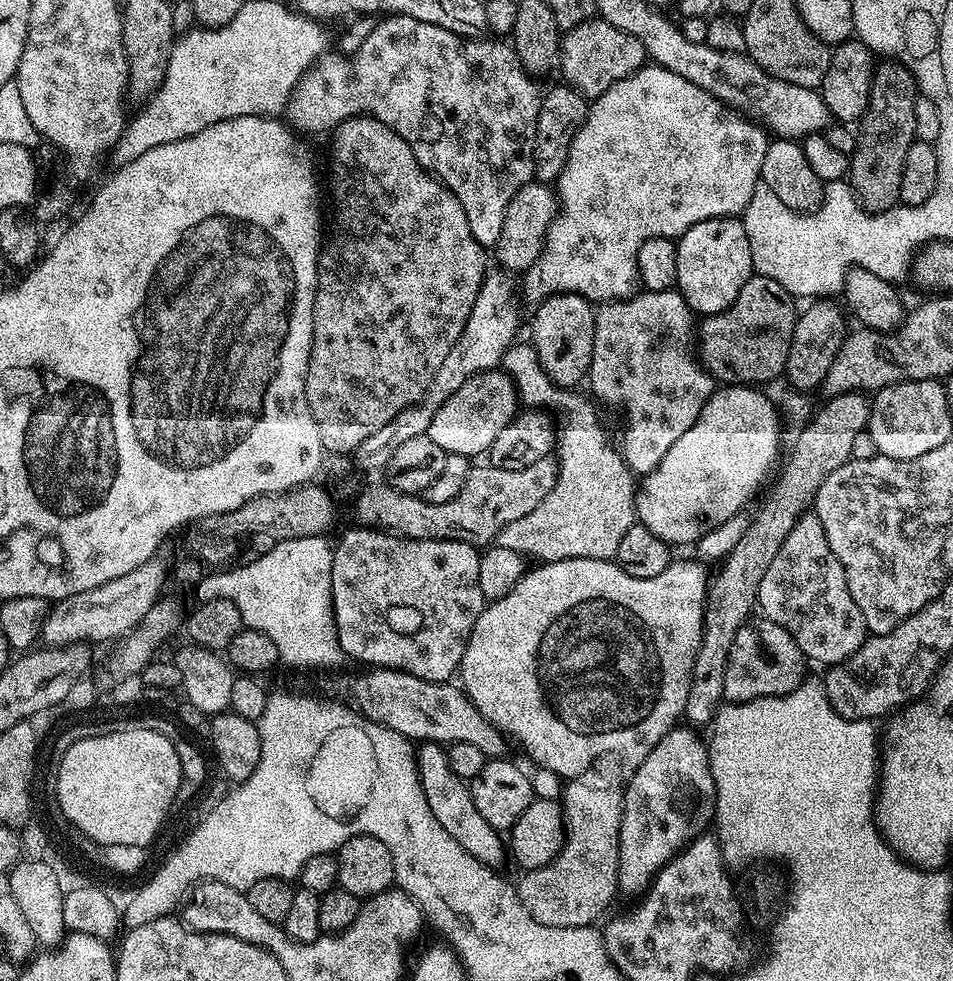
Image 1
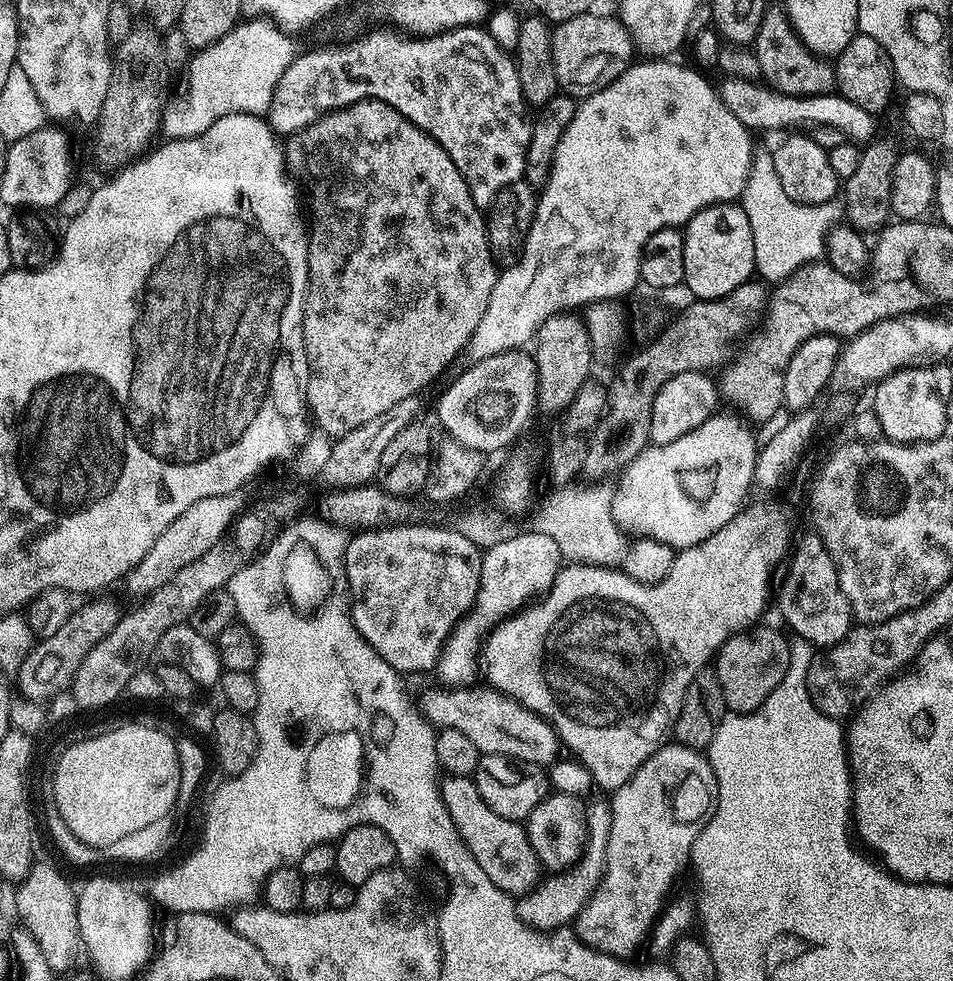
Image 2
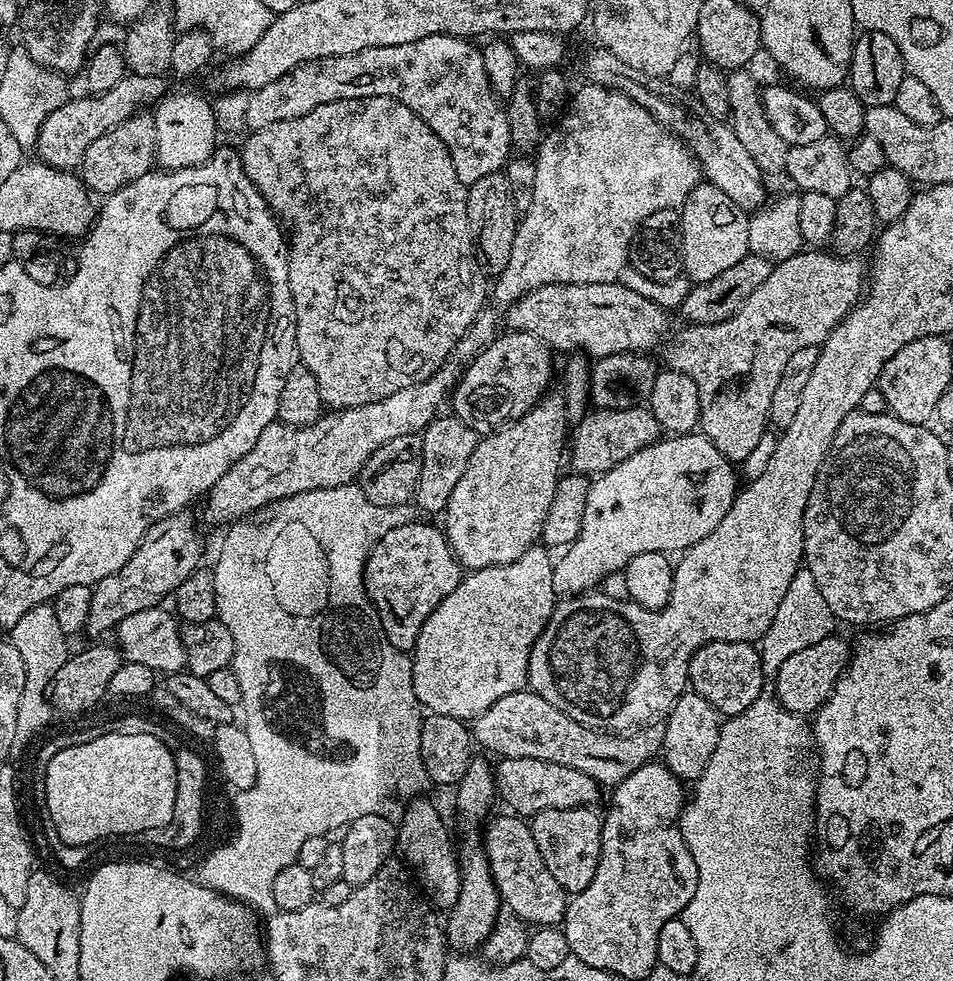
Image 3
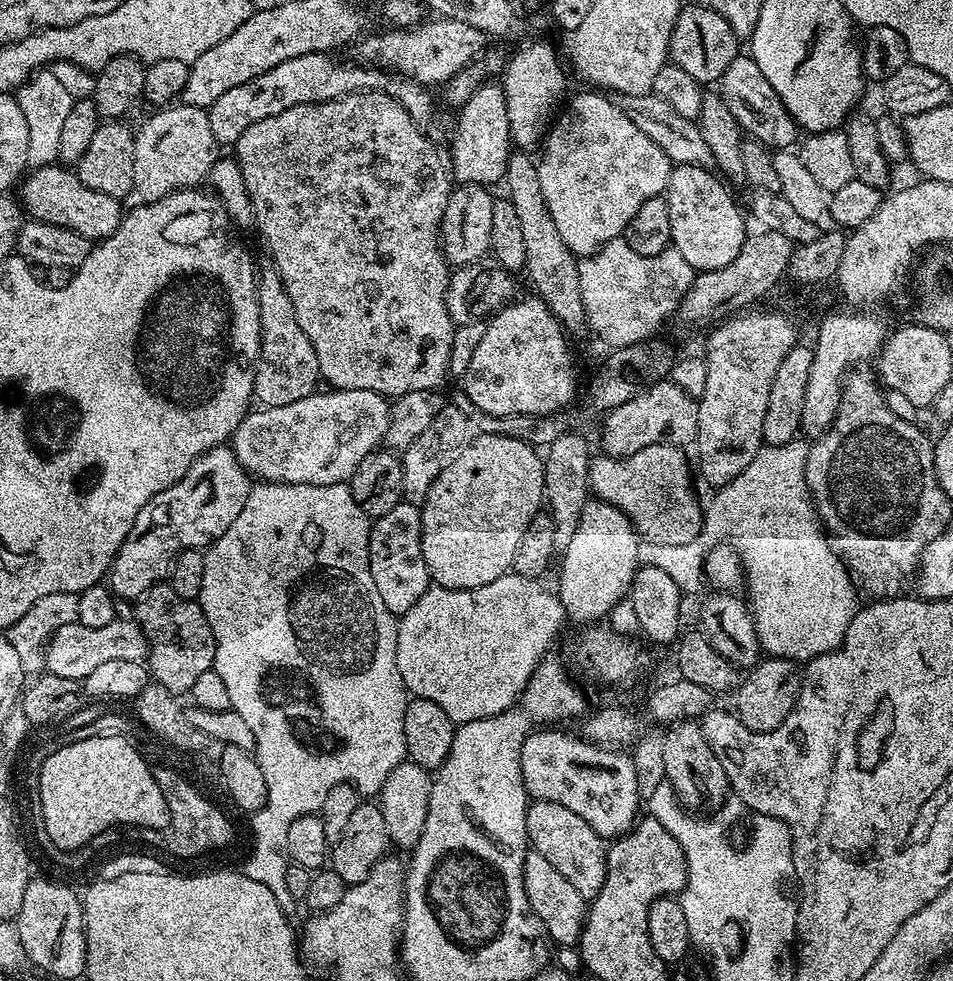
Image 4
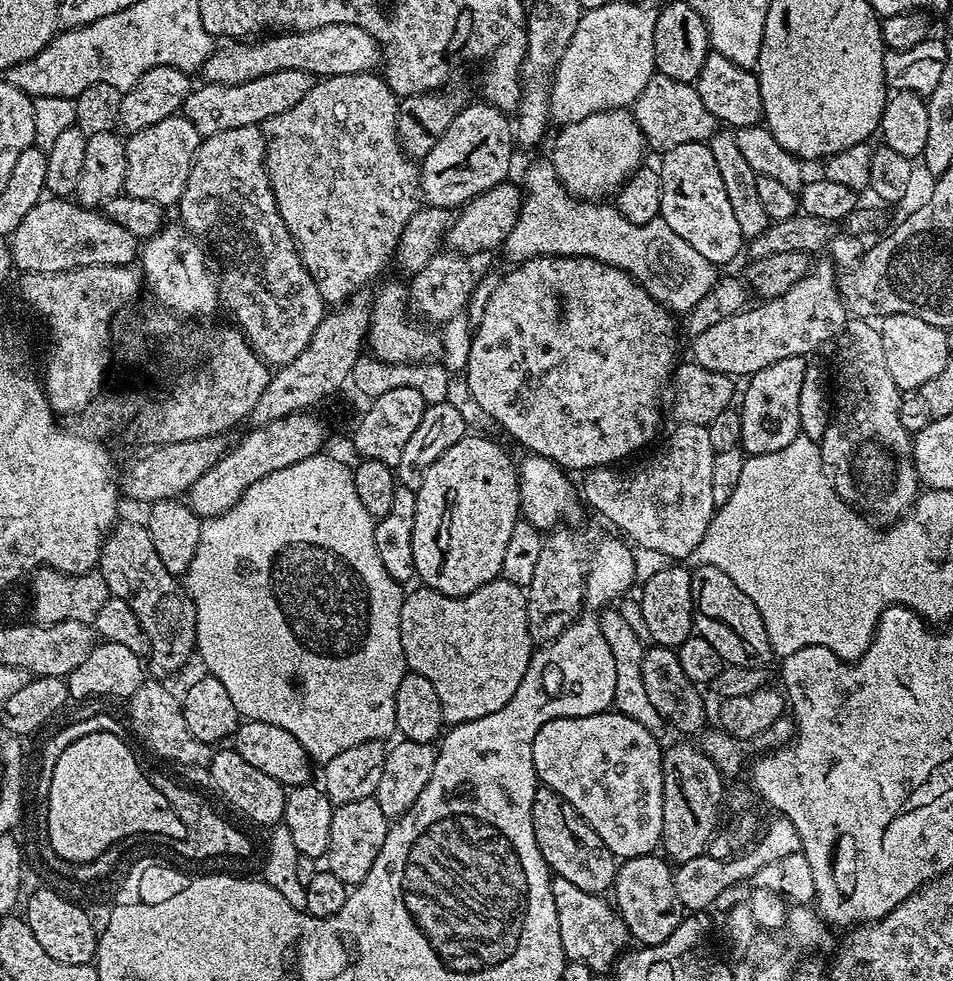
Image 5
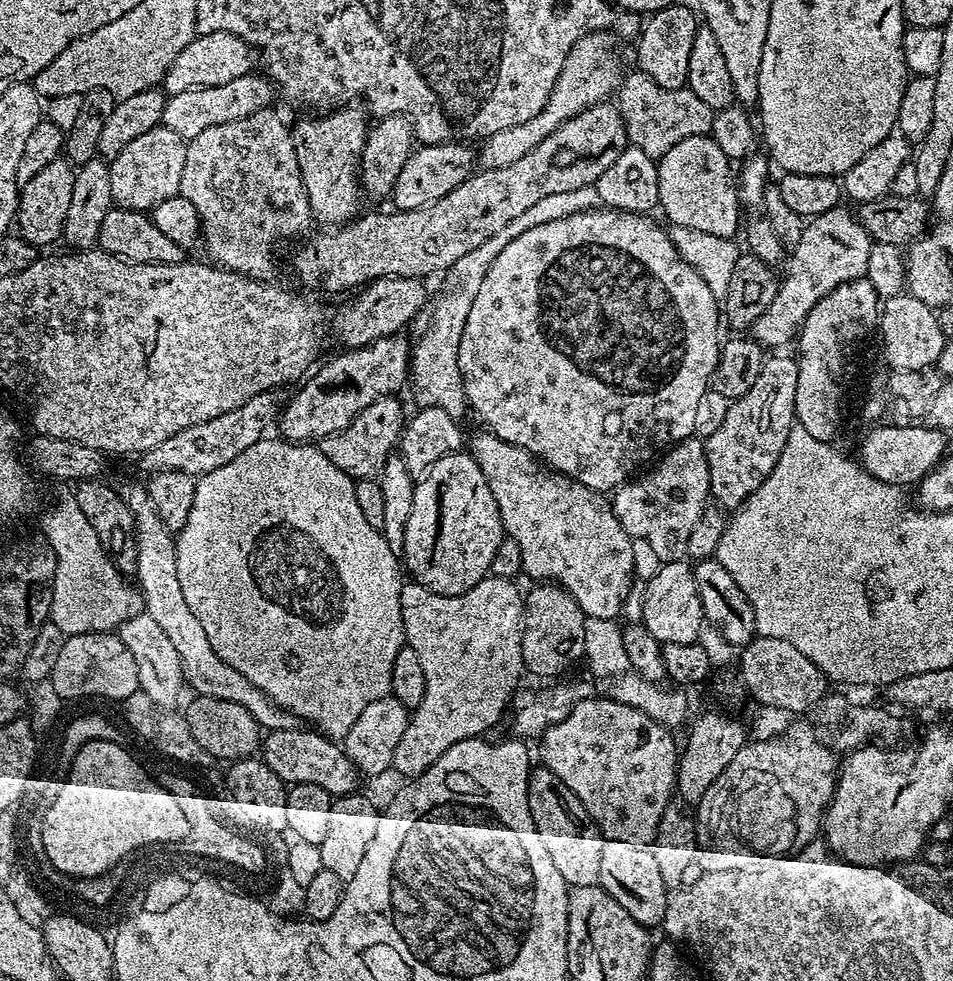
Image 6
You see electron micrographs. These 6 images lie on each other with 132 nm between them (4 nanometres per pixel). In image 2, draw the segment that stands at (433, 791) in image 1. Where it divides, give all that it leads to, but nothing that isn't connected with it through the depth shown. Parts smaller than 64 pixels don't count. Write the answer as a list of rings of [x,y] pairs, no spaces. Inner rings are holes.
[[[445,775],[440,782],[440,793],[442,802],[446,802],[446,810],[450,810],[450,818],[454,818],[454,826],[462,842],[466,842],[470,854],[474,854],[474,862],[482,866],[498,890],[519,898],[540,883],[542,865],[538,854],[534,854],[534,846],[530,846],[527,827],[519,820],[507,820],[502,818],[502,814],[494,814],[494,810],[482,802],[482,794],[478,794],[478,786],[472,776]]]

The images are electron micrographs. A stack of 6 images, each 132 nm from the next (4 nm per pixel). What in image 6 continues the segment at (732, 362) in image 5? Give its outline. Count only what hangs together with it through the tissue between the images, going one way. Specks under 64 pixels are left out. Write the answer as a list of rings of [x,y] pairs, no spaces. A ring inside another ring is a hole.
[[[844,206],[831,208],[826,210],[826,214],[818,214],[811,217],[804,225],[802,238],[798,238],[798,242],[791,248],[790,255],[783,265],[780,288],[774,294],[774,302],[770,302],[770,306],[766,306],[766,314],[762,314],[762,318],[755,320],[751,326],[751,339],[756,340],[757,343],[768,350],[783,349],[780,347],[783,344],[790,343],[791,340],[793,343],[799,337],[800,329],[803,328],[806,322],[808,312],[814,310],[814,306],[818,302],[822,302],[822,298],[826,298],[826,294],[830,294],[838,286],[842,286],[846,282],[859,280],[865,275],[867,258],[870,256],[873,243],[874,241],[868,235],[867,230],[860,225],[859,219],[853,213],[851,216],[844,209]]]

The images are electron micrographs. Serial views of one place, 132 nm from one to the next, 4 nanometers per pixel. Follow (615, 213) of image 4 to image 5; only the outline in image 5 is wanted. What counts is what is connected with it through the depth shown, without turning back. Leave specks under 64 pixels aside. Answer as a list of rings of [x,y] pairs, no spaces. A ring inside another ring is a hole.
[[[623,108],[590,114],[578,122],[570,122],[559,129],[552,144],[550,168],[560,185],[581,202],[600,202],[615,197],[641,167],[646,153],[644,135],[631,111]]]

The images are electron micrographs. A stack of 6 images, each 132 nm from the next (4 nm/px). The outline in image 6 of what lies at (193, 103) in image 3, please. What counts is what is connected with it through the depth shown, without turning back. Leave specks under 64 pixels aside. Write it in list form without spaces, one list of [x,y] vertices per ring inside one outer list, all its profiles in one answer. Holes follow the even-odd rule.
[[[157,126],[138,134],[122,154],[110,162],[110,194],[112,203],[117,208],[129,208],[135,212],[147,213],[158,202],[180,195],[182,182],[182,165],[186,163],[185,140],[174,130]]]

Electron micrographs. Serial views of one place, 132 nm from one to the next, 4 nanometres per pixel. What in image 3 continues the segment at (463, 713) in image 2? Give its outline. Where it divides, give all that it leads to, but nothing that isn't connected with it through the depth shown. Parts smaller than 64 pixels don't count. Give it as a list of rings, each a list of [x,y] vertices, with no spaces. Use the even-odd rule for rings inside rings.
[[[525,690],[498,698],[490,710],[471,721],[472,739],[477,745],[497,752],[503,758],[542,758],[542,762],[558,762],[590,774],[601,786],[621,784],[638,766],[649,763],[661,751],[662,732],[659,727],[644,726],[631,734],[617,734],[611,730],[591,728],[574,722],[570,714],[562,714],[558,706],[550,706],[537,692]]]

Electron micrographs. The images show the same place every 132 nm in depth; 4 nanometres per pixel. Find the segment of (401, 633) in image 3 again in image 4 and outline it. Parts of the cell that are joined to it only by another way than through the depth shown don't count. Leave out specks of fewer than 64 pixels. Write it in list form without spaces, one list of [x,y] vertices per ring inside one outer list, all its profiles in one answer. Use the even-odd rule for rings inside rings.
[[[401,503],[394,506],[394,510],[386,510],[386,514],[375,517],[368,530],[368,553],[370,554],[370,575],[374,577],[374,586],[378,586],[378,594],[382,602],[386,602],[386,610],[390,610],[396,617],[403,616],[422,594],[430,587],[430,577],[426,558],[422,558],[422,522],[420,508],[414,504]]]

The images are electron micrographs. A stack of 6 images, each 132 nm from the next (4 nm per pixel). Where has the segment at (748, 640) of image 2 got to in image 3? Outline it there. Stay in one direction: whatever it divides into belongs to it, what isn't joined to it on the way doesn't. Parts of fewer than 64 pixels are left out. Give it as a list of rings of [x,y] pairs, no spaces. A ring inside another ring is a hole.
[[[710,642],[704,644],[690,658],[688,683],[691,691],[698,693],[710,706],[714,706],[721,717],[742,714],[759,696],[765,695],[764,664],[755,643]]]

